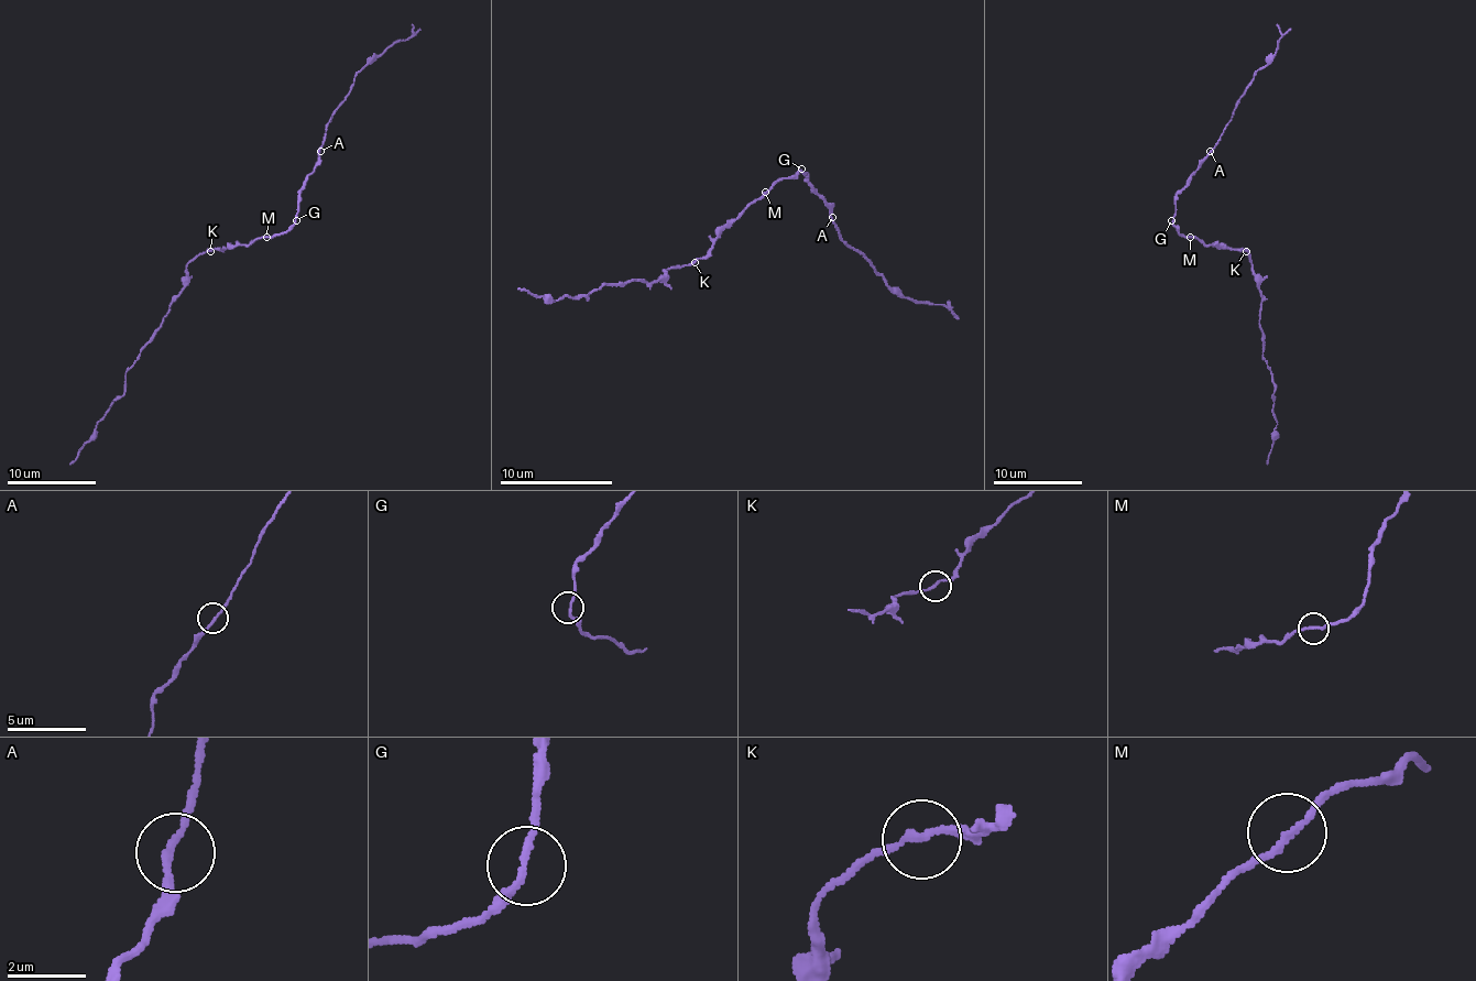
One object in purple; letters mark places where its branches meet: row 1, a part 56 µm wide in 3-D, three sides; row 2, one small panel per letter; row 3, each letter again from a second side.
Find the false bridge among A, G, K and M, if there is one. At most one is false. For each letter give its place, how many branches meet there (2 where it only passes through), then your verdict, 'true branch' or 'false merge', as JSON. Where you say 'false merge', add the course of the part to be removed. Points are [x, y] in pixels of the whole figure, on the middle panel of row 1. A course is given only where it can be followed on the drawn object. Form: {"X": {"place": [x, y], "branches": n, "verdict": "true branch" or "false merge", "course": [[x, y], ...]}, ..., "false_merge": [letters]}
{"A": {"place": [832, 217], "branches": 2, "verdict": "true branch"}, "G": {"place": [801, 169], "branches": 2, "verdict": "true branch"}, "K": {"place": [695, 262], "branches": 2, "verdict": "true branch"}, "M": {"place": [765, 192], "branches": 2, "verdict": "true branch"}, "false_merge": []}

